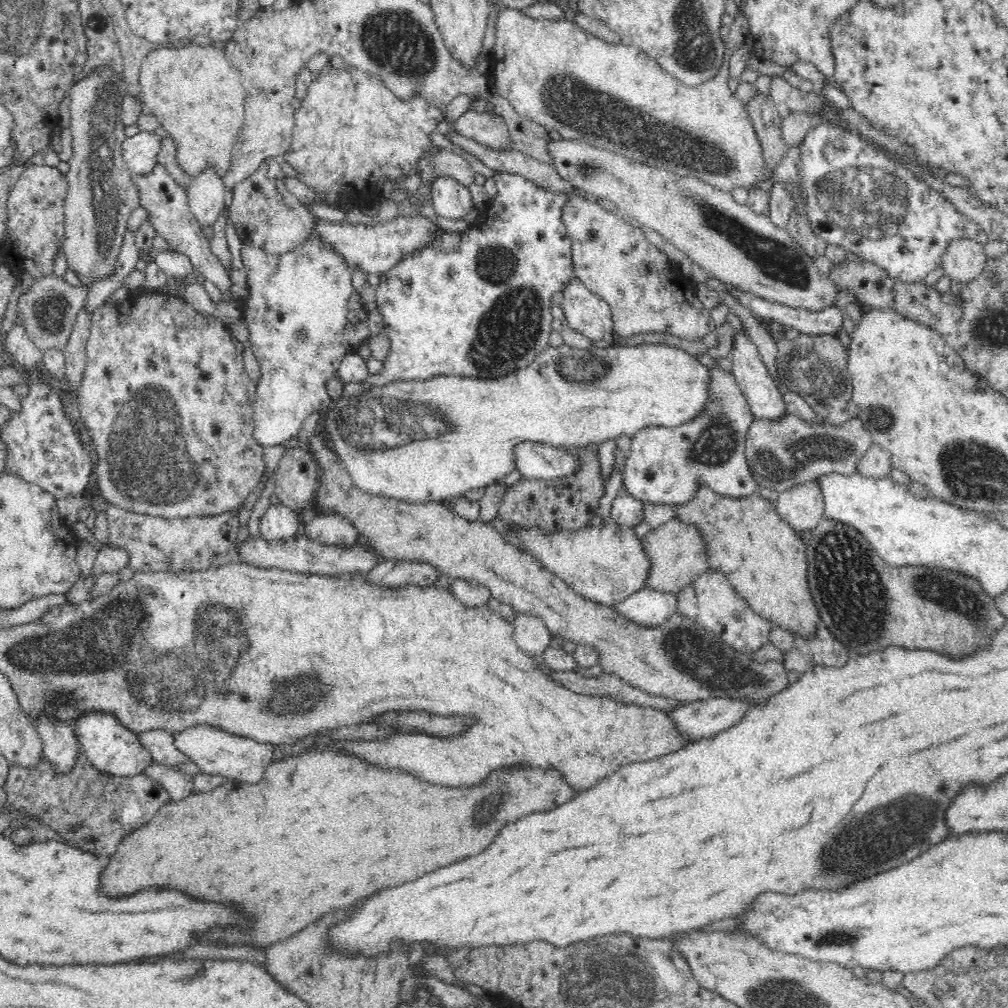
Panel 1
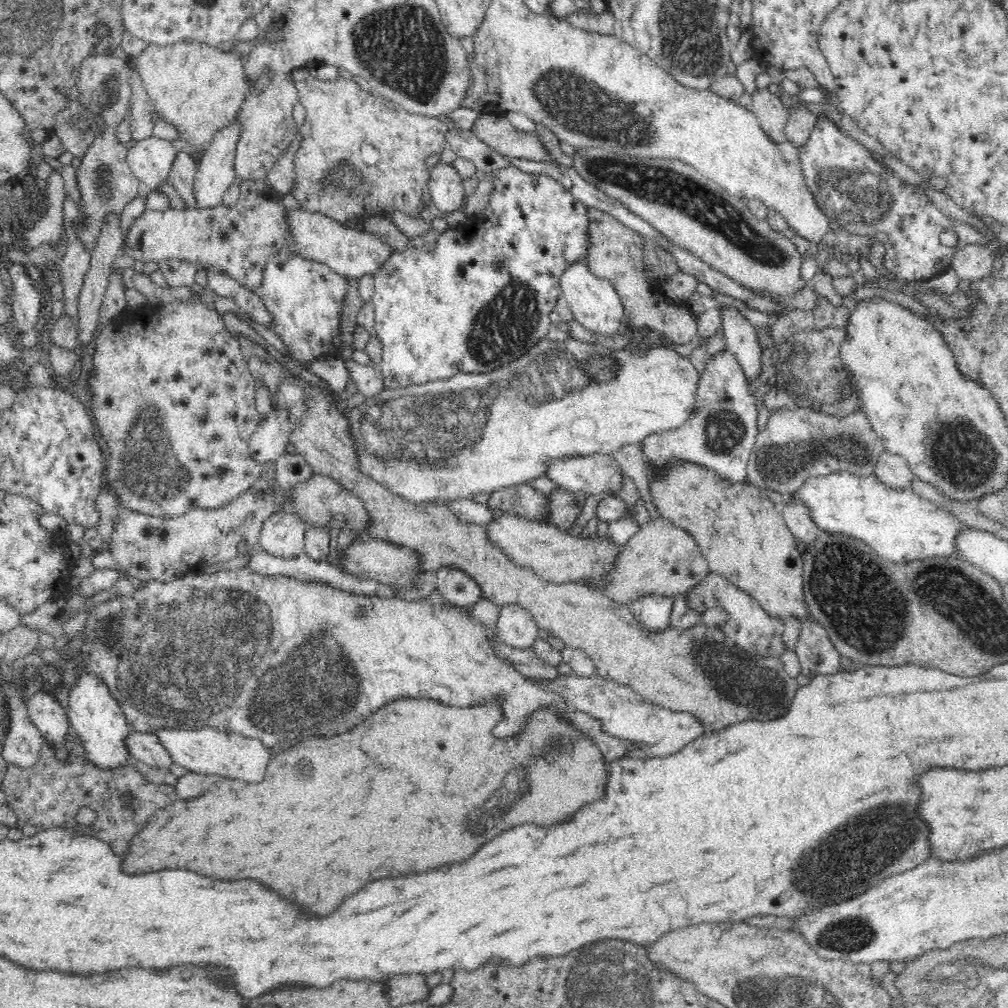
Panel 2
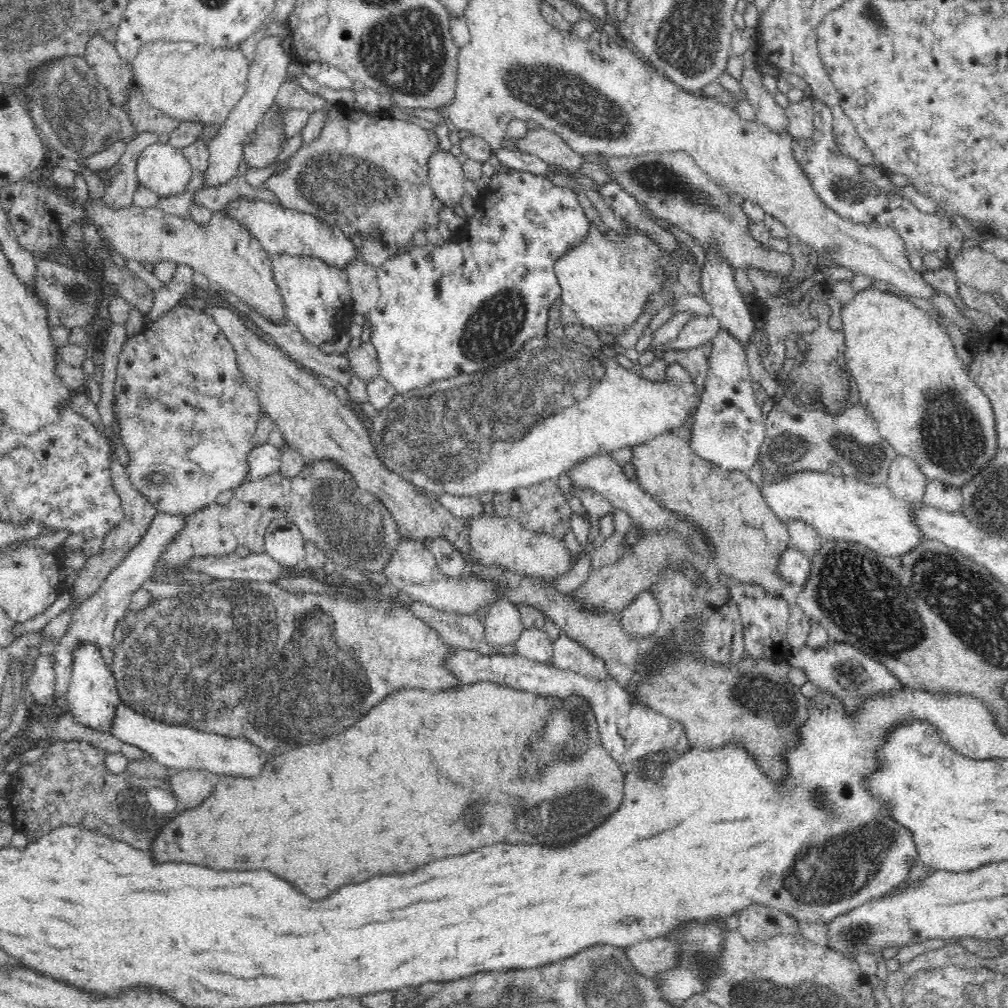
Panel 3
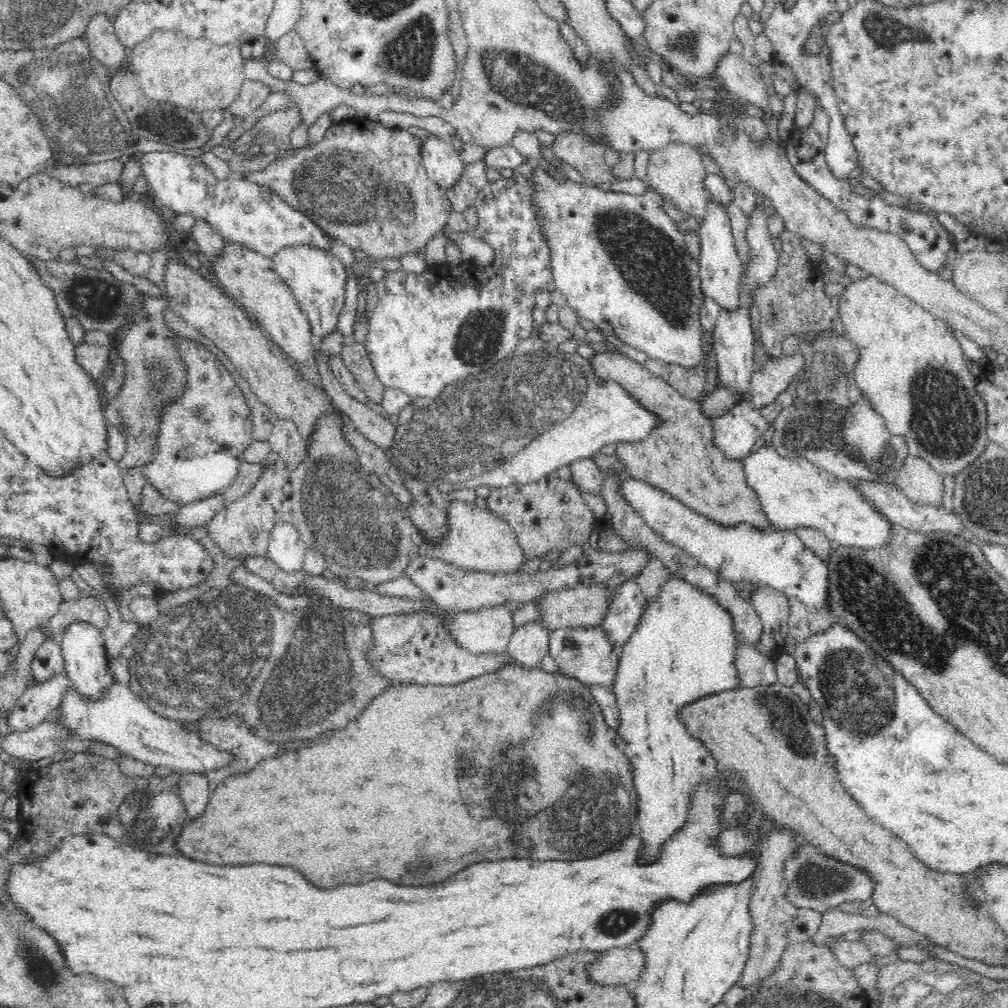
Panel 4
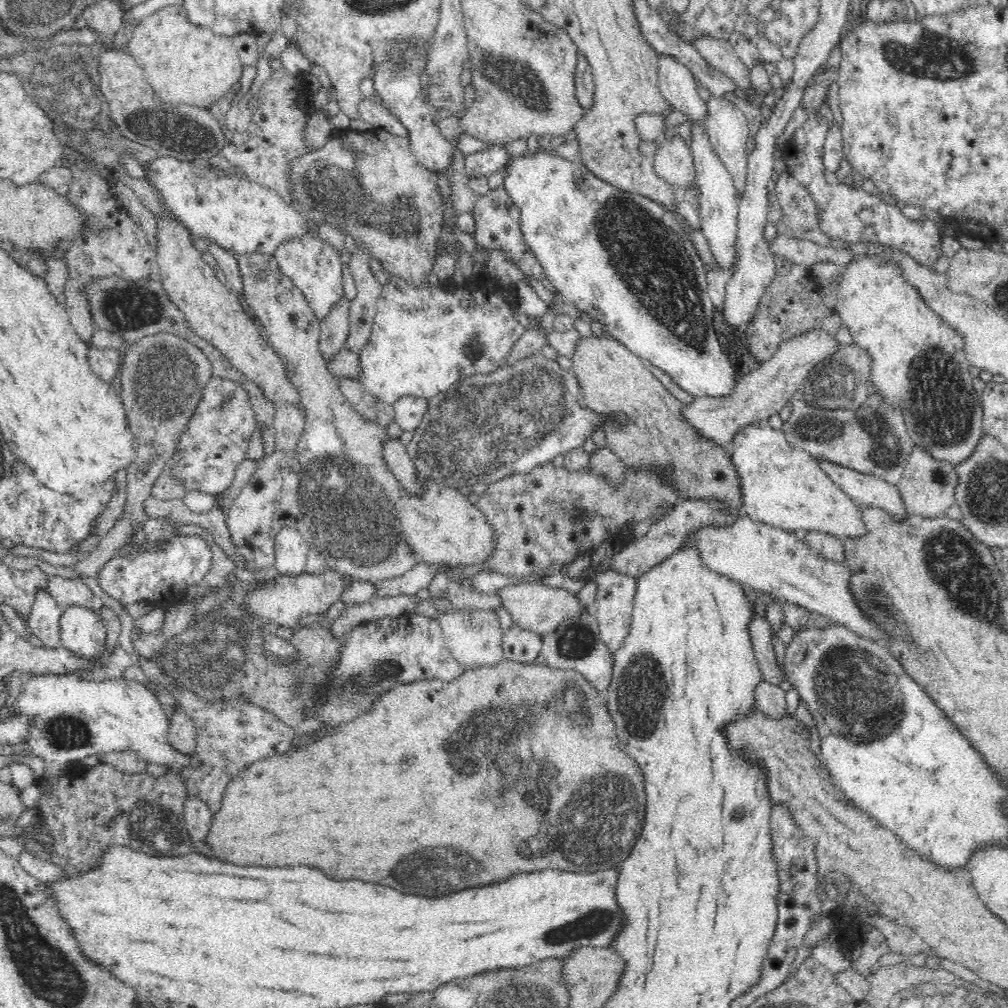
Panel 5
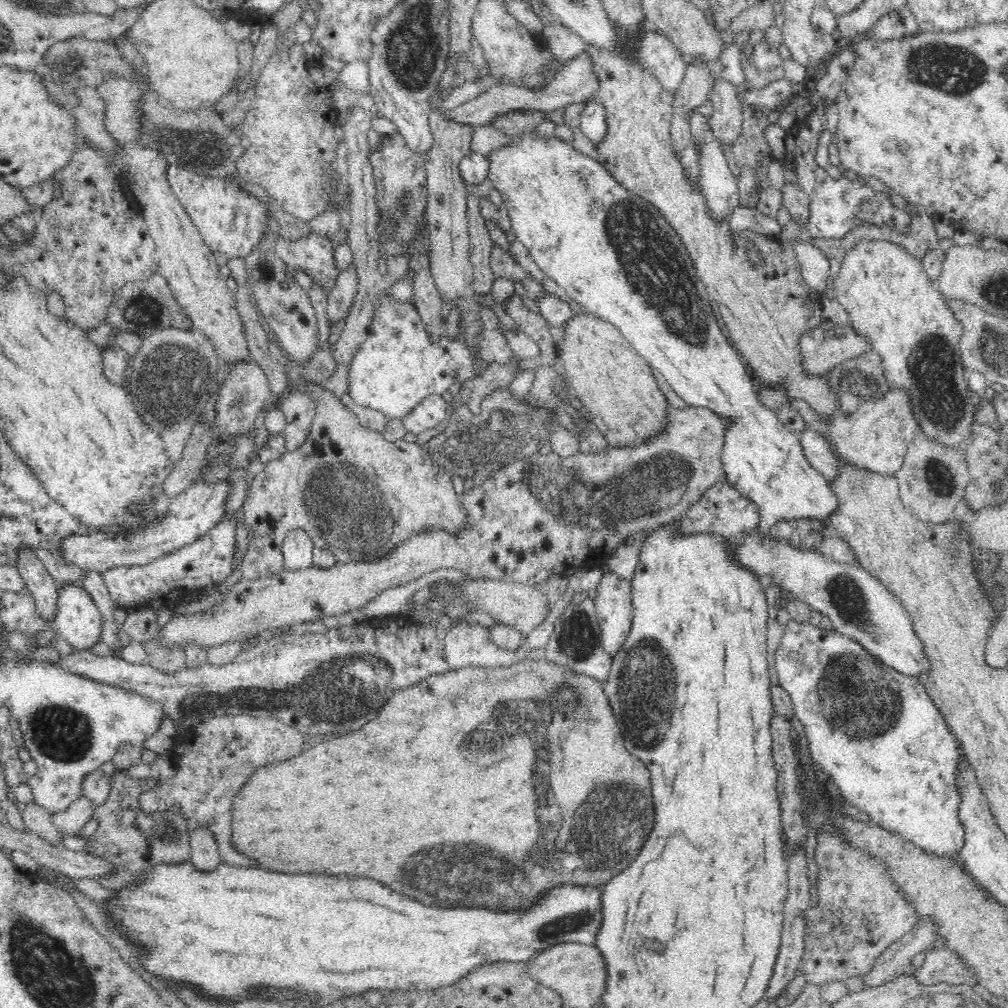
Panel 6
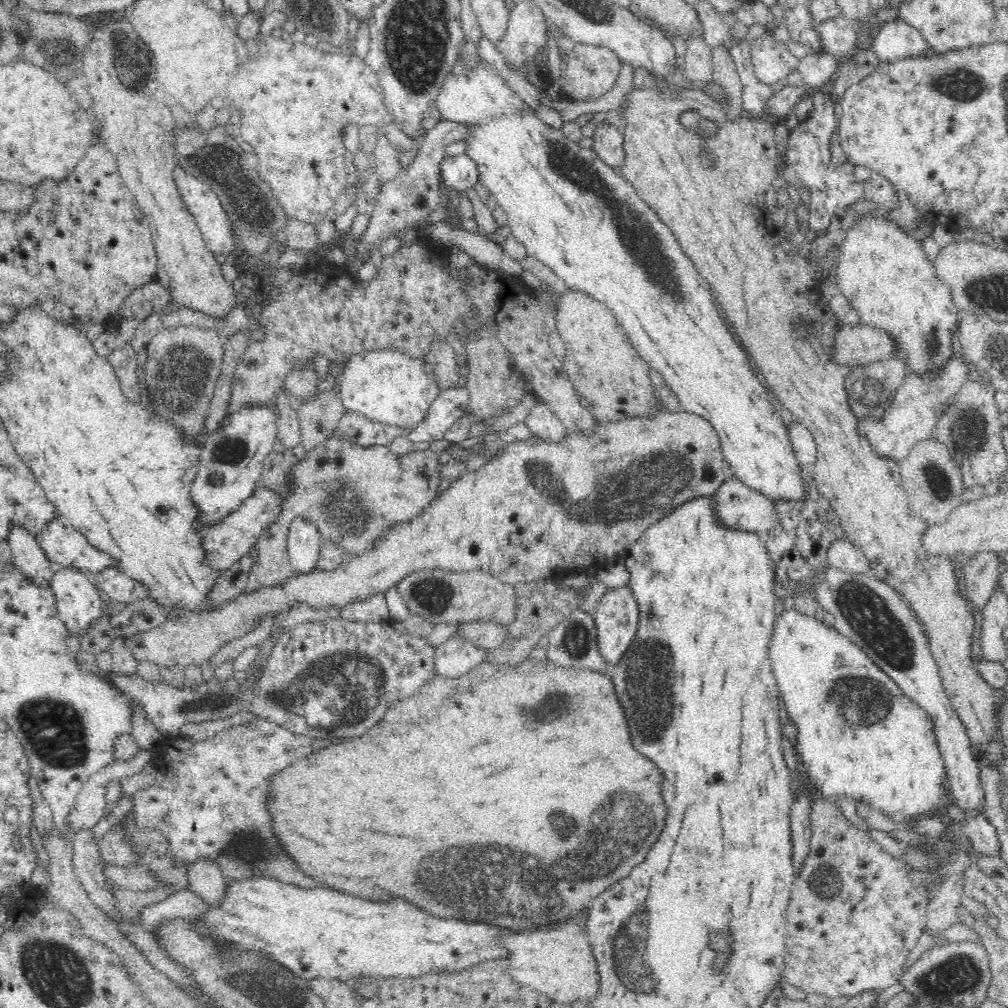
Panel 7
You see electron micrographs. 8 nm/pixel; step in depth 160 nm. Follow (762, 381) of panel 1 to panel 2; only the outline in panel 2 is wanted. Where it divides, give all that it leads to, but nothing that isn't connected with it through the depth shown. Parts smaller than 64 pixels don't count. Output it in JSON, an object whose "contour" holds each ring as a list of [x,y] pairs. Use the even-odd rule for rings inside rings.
{"contour":[[[732,306],[718,307],[722,315],[722,334],[727,349],[731,350],[740,362],[747,380],[760,374],[762,349],[756,337],[755,327]]]}

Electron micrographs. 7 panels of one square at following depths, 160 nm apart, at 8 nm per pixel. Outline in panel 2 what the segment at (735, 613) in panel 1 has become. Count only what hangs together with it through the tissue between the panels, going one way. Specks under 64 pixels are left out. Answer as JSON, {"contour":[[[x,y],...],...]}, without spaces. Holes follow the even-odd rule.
{"contour":[[[708,573],[706,579],[694,587],[690,594],[689,604],[696,610],[702,610],[704,606],[712,608],[718,604],[729,612],[730,620],[722,626],[723,633],[733,640],[745,651],[760,655],[766,658],[778,659],[784,652],[785,646],[782,642],[782,632],[784,632],[784,618],[778,618],[768,614],[756,599],[736,587],[727,578],[718,573]]]}

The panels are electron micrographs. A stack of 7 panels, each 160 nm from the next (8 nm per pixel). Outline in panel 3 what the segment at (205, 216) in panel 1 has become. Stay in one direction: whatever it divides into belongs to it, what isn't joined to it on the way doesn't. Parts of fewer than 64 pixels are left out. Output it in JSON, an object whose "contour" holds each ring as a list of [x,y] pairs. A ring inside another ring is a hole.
{"contour":[[[264,36],[258,42],[252,64],[249,66],[247,89],[244,96],[238,101],[236,107],[225,121],[218,127],[217,135],[212,138],[207,149],[209,150],[209,165],[206,169],[205,182],[210,186],[218,186],[228,182],[232,176],[243,170],[242,142],[248,132],[255,130],[262,122],[265,114],[275,105],[274,98],[278,88],[285,81],[288,64],[292,58],[285,54],[280,36]]]}

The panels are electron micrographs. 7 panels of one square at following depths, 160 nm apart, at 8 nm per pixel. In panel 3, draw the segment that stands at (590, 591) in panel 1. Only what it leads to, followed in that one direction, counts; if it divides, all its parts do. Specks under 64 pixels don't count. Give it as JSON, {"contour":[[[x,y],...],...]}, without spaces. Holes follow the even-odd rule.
{"contour":[[[481,514],[476,517],[468,517],[467,521],[463,520],[470,530],[468,532],[468,552],[463,555],[467,566],[474,566],[476,563],[488,567],[494,565],[521,575],[548,576],[556,579],[570,570],[570,555],[572,551],[566,547],[562,540],[556,540],[554,537],[546,535],[546,533],[534,533],[528,529],[521,528],[519,522],[516,522],[509,516],[500,518],[500,516],[496,515],[486,516]]]}

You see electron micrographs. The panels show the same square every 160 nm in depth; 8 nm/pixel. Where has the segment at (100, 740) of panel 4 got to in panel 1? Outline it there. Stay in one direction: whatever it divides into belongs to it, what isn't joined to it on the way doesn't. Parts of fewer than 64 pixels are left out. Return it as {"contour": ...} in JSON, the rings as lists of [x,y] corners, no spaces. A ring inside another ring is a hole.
{"contour":[[[206,724],[174,733],[172,737],[174,737],[176,749],[182,751],[188,757],[188,761],[194,762],[202,772],[224,776],[228,780],[239,782],[262,780],[264,768],[268,766],[274,748],[273,744],[260,743],[252,738],[236,736],[234,733],[224,732],[223,729]]]}

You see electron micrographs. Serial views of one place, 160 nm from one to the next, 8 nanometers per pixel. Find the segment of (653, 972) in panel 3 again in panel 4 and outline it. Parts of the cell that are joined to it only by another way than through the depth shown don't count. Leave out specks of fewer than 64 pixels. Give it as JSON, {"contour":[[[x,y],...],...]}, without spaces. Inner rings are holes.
{"contour":[[[635,946],[614,948],[608,951],[601,952],[601,956],[597,957],[596,961],[588,966],[586,977],[602,986],[602,988],[618,988],[626,986],[629,988],[638,976],[644,973],[645,957]]]}

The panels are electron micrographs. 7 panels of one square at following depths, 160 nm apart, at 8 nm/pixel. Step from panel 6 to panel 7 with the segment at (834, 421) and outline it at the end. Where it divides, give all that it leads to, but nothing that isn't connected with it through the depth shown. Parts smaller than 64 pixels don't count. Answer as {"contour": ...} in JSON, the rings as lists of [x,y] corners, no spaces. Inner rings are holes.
{"contour":[[[956,356],[954,360],[950,360],[950,364],[938,368],[936,372],[913,372],[913,370],[908,370],[905,375],[905,382],[897,390],[897,394],[891,399],[885,399],[887,409],[882,419],[877,420],[874,417],[859,418],[859,432],[863,432],[863,434],[867,436],[870,445],[872,445],[872,449],[874,449],[878,455],[896,461],[896,463],[903,461],[909,455],[909,451],[917,441],[923,441],[931,437],[938,419],[946,412],[946,407],[949,406],[949,402],[962,390],[960,386],[967,386],[966,382],[970,380],[970,375],[968,374],[970,368],[972,368],[970,362],[966,362],[964,358],[958,358],[958,356]]]}

